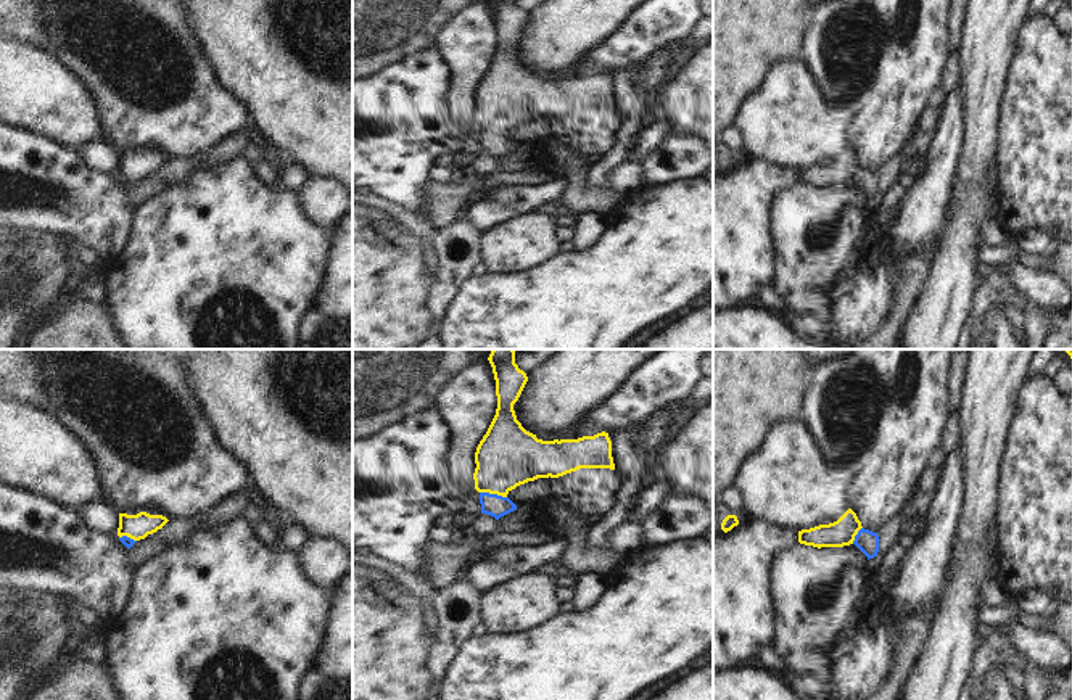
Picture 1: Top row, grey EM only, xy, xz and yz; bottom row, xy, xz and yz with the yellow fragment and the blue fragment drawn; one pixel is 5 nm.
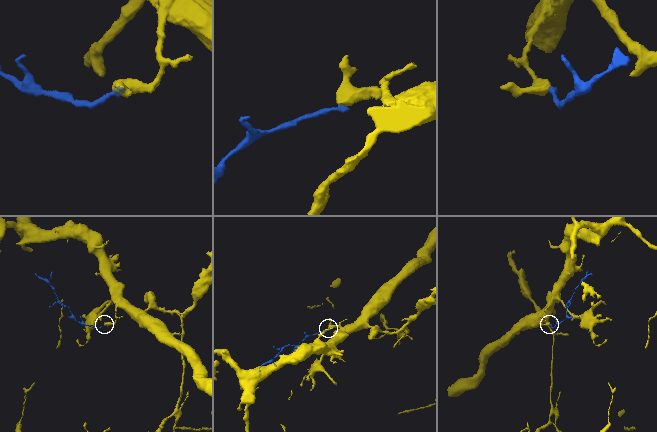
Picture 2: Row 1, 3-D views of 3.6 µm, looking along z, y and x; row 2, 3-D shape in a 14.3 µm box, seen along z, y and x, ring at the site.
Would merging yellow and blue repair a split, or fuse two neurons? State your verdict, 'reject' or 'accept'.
accept

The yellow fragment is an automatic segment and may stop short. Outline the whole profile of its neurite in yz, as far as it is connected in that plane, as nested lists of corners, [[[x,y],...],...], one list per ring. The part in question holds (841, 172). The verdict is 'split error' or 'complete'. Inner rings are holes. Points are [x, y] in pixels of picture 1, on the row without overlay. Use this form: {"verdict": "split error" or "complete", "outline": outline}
{"verdict": "split error", "outline": [[[848,148],[837,161],[798,171],[798,182],[813,187],[843,187],[855,183],[866,196],[879,191],[879,175],[861,166],[856,153]]]}

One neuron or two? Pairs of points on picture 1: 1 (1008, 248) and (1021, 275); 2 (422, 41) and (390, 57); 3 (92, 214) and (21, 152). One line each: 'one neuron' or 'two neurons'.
1: two neurons
2: one neuron
3: one neuron

